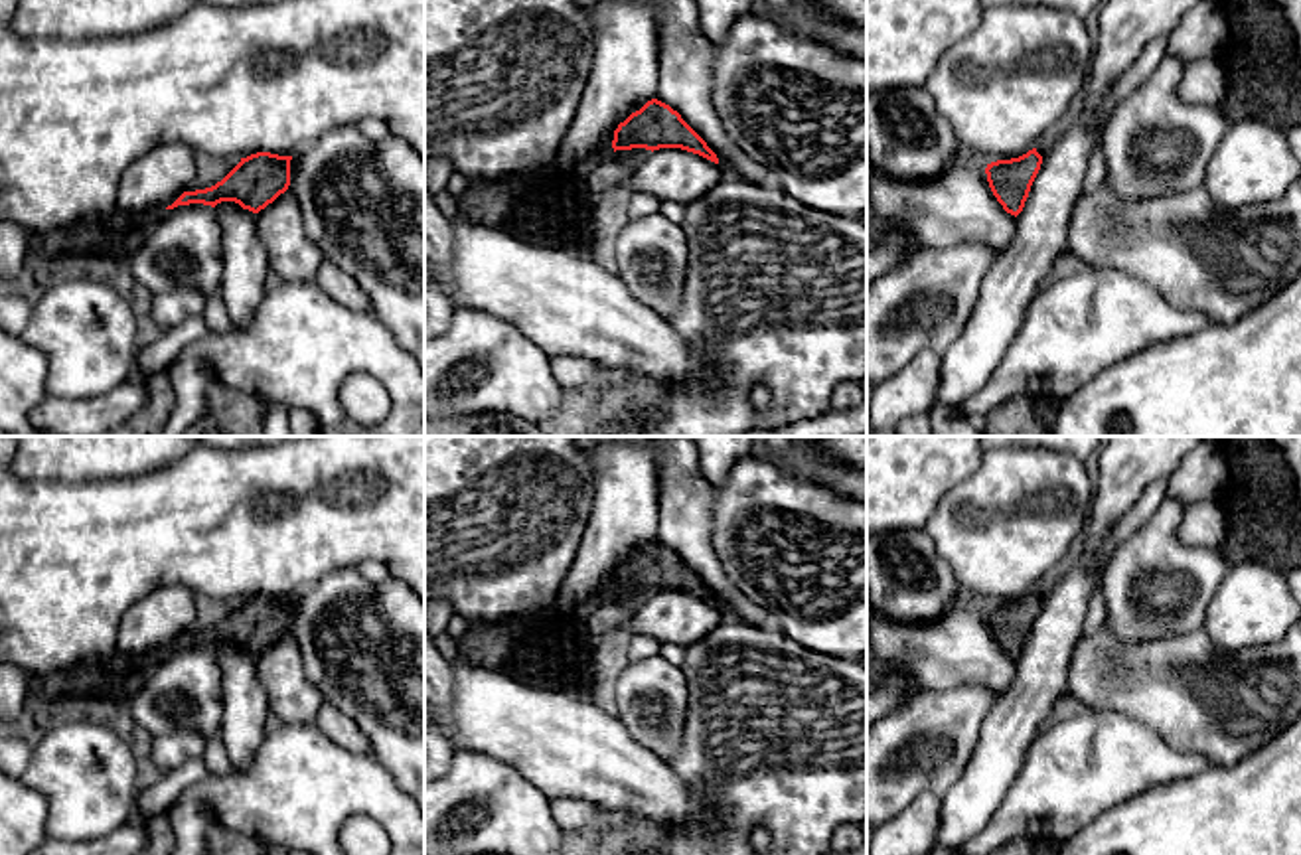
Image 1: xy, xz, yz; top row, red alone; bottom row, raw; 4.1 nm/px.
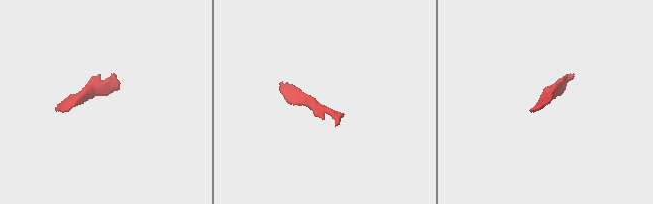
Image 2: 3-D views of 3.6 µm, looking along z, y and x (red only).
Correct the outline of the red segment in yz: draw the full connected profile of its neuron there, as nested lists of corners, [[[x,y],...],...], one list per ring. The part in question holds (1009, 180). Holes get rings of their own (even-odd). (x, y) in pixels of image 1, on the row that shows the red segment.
[[[1036,148],[1019,158],[987,164],[989,188],[1007,213],[1017,217],[1023,211],[1040,164],[1042,156]]]

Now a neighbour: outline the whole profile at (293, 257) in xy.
[[[280,194],[257,213],[257,231],[268,253],[268,267],[282,282],[314,282],[326,259],[306,237],[300,207],[290,194]]]

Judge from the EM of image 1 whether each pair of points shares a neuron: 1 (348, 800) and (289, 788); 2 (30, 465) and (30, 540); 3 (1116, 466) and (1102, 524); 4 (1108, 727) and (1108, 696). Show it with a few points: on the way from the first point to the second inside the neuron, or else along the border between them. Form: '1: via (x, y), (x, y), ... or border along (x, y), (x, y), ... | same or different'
1: via (334, 788), (303, 788) | same
2: border along (20, 476), (77, 480) | different
3: via (1116, 480), (1116, 490), (1106, 510) | same
4: border along (1090, 709), (1114, 709), (1151, 729) | different

